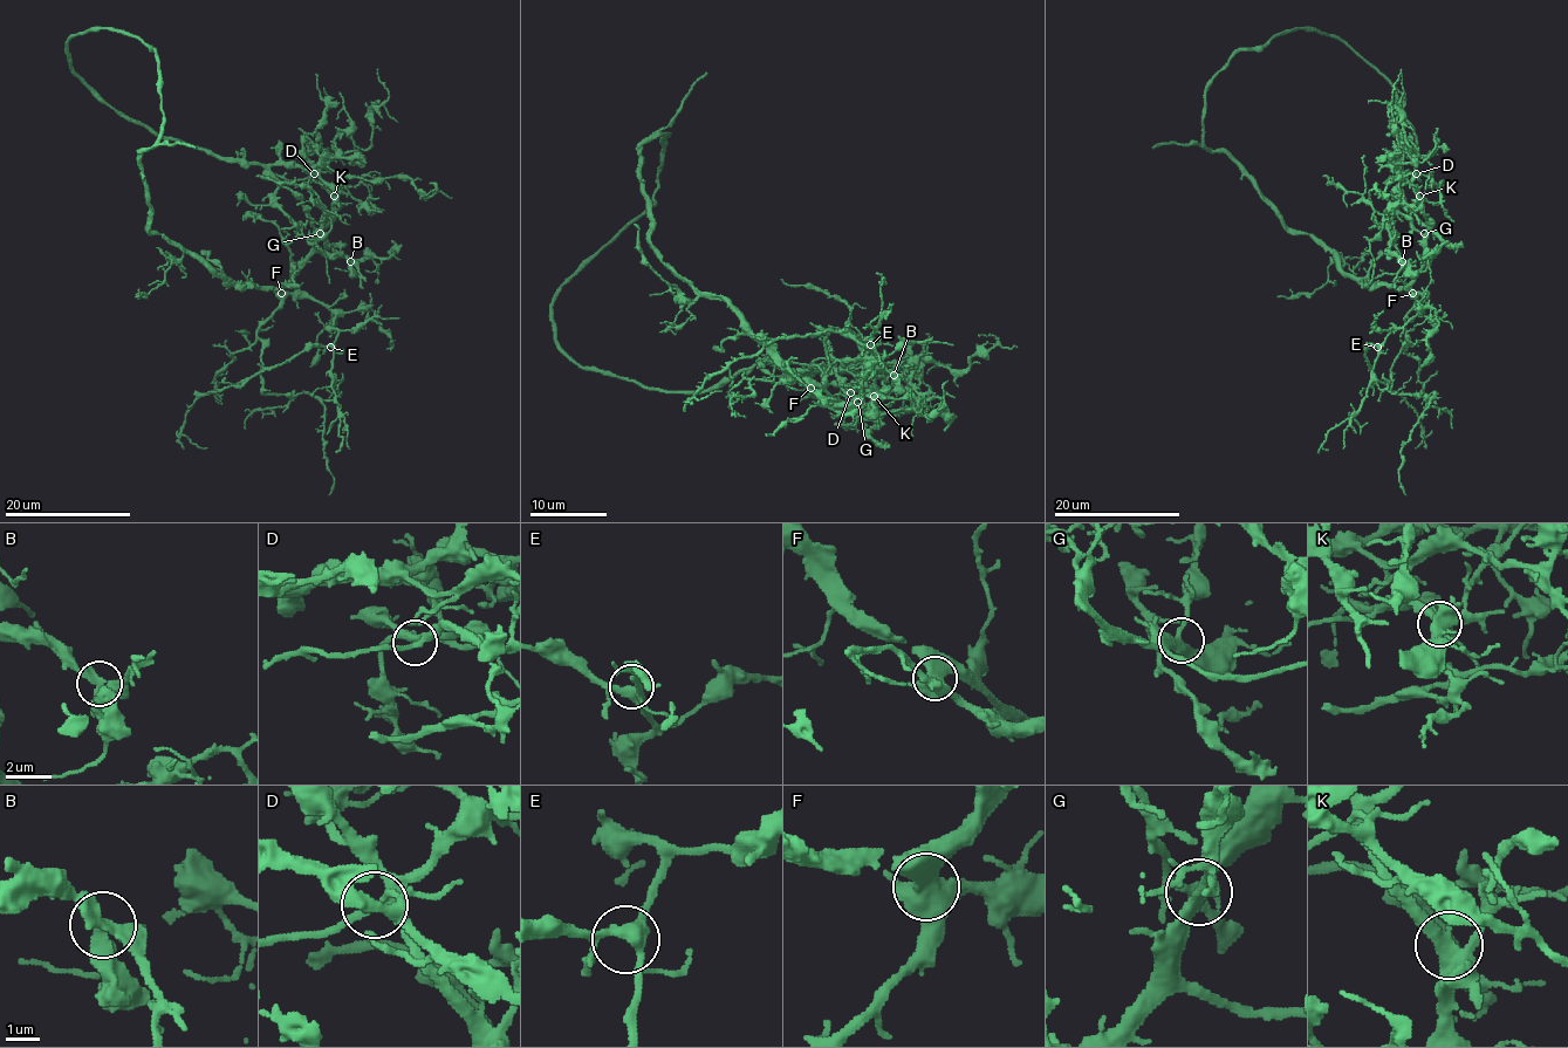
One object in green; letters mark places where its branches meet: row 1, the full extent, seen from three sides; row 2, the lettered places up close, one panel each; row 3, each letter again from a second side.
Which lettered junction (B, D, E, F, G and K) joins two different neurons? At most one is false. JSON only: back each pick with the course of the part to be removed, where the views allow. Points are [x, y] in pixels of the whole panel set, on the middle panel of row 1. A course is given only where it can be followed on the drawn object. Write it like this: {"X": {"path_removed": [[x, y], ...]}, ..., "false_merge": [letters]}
{"false_merge": []}

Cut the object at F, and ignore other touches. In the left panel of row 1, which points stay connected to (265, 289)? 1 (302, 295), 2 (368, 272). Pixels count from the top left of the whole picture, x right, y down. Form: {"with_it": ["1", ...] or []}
{"with_it": ["2"]}

